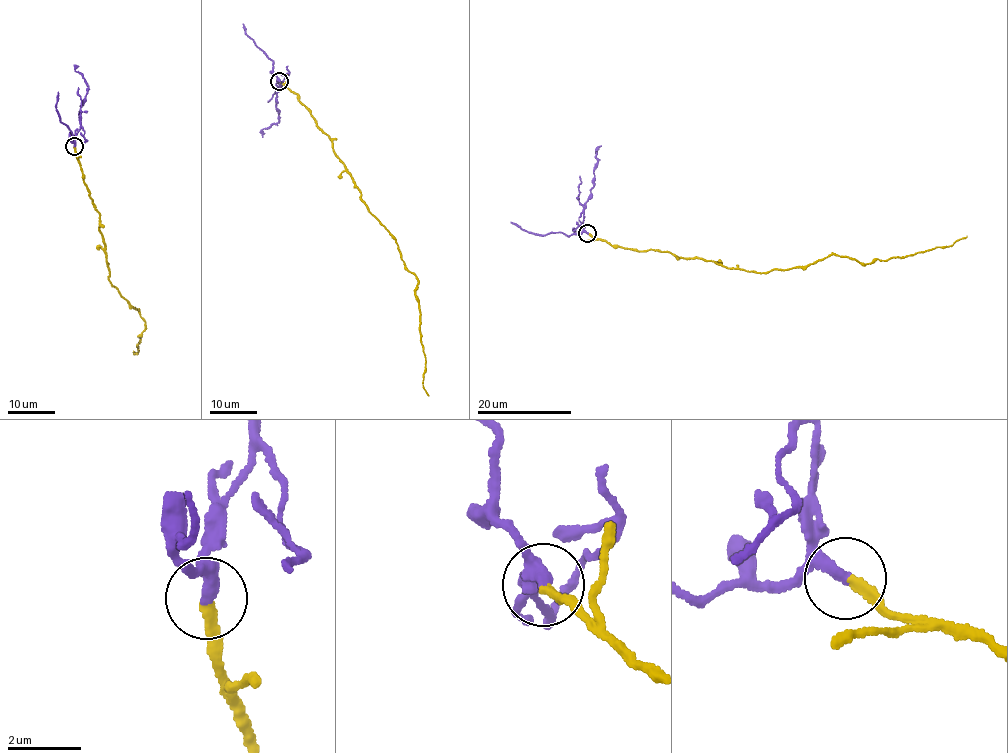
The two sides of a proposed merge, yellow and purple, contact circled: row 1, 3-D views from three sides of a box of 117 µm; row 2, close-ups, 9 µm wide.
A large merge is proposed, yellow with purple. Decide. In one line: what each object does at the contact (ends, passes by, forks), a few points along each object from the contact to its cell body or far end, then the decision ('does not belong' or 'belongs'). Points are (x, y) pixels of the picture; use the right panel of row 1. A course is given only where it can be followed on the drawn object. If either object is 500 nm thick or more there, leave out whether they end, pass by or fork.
yellow ends; purple ends; course yellow (587, 233), (635, 251), (657, 250), (758, 273), (833, 254), (873, 263), (950, 246), (967, 235); course purple (587, 233), (583, 228), (584, 208), (593, 186), (596, 150), (601, 146); does not belong

